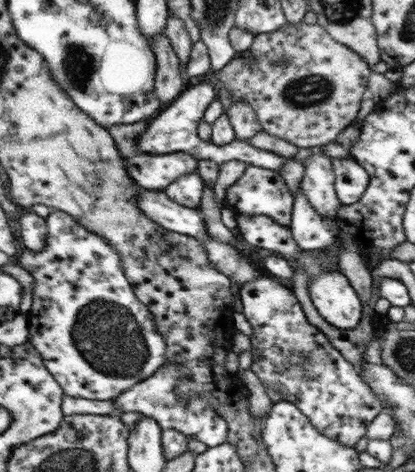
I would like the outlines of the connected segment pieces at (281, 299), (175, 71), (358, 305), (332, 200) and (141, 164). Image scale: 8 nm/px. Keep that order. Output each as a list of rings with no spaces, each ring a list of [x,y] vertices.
[[[272,276],[245,283],[238,302],[252,327],[250,371],[262,381],[273,404],[290,402],[330,440],[354,446],[368,425],[384,411],[383,402],[362,381],[359,371],[346,361],[317,327],[309,323],[292,290]]]
[[[164,30],[153,38],[152,49],[157,55],[156,95],[165,106],[172,103],[188,84],[182,75],[181,59]]]
[[[329,272],[312,277],[308,294],[322,318],[334,328],[352,330],[362,318],[362,302],[342,273]]]
[[[322,149],[315,151],[303,161],[305,171],[301,180],[301,191],[313,209],[324,218],[336,219],[341,202],[335,191],[335,174],[331,158]]]
[[[184,151],[154,154],[140,152],[126,159],[125,167],[136,186],[146,190],[162,190],[181,176],[197,171],[198,159]]]

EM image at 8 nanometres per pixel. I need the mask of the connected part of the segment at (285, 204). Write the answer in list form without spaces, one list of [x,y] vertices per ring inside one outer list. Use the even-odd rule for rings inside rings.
[[[247,166],[225,194],[225,206],[235,214],[266,215],[282,226],[290,226],[294,196],[280,172],[258,166]]]

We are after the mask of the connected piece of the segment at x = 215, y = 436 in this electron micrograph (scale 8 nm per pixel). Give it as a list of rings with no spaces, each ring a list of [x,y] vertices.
[[[166,362],[150,378],[138,382],[114,398],[114,407],[120,413],[137,412],[140,415],[153,418],[162,428],[176,429],[185,434],[190,440],[200,440],[208,447],[215,447],[227,442],[228,423],[220,417],[208,403],[207,397],[190,397],[188,401],[178,399],[176,385],[180,378],[186,378],[184,369],[176,363]]]

